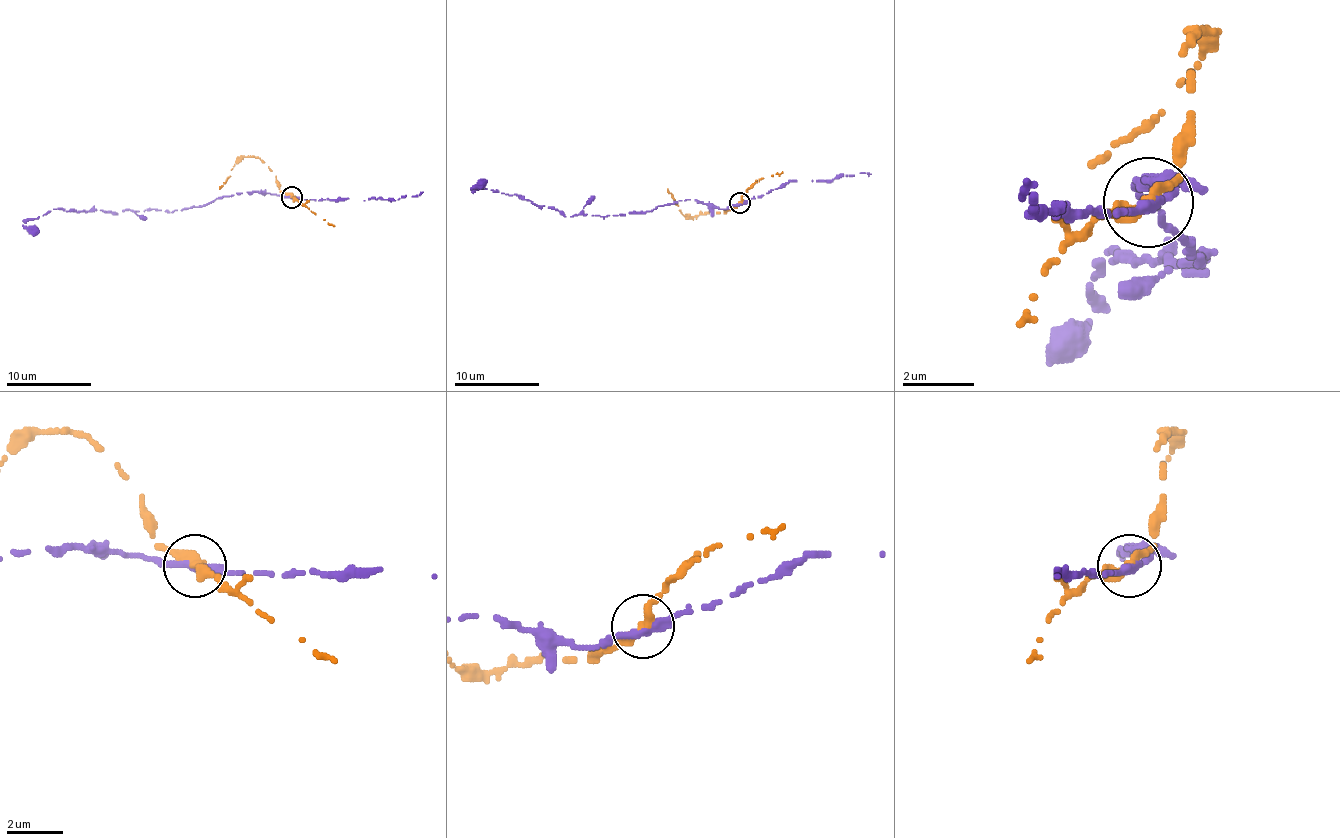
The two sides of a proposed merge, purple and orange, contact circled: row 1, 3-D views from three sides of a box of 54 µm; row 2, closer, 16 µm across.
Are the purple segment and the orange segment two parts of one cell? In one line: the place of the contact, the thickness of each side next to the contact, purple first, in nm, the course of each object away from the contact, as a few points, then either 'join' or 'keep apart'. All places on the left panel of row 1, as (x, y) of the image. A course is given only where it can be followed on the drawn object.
place (292, 197); calibres 320 and 360 nm; course purple (291, 197), (236, 192), (198, 207), (172, 211), (53, 209), (23, 224), (38, 233); course orange (291, 197), (280, 190), (276, 175), (259, 158), (242, 156), (219, 188); keep apart

